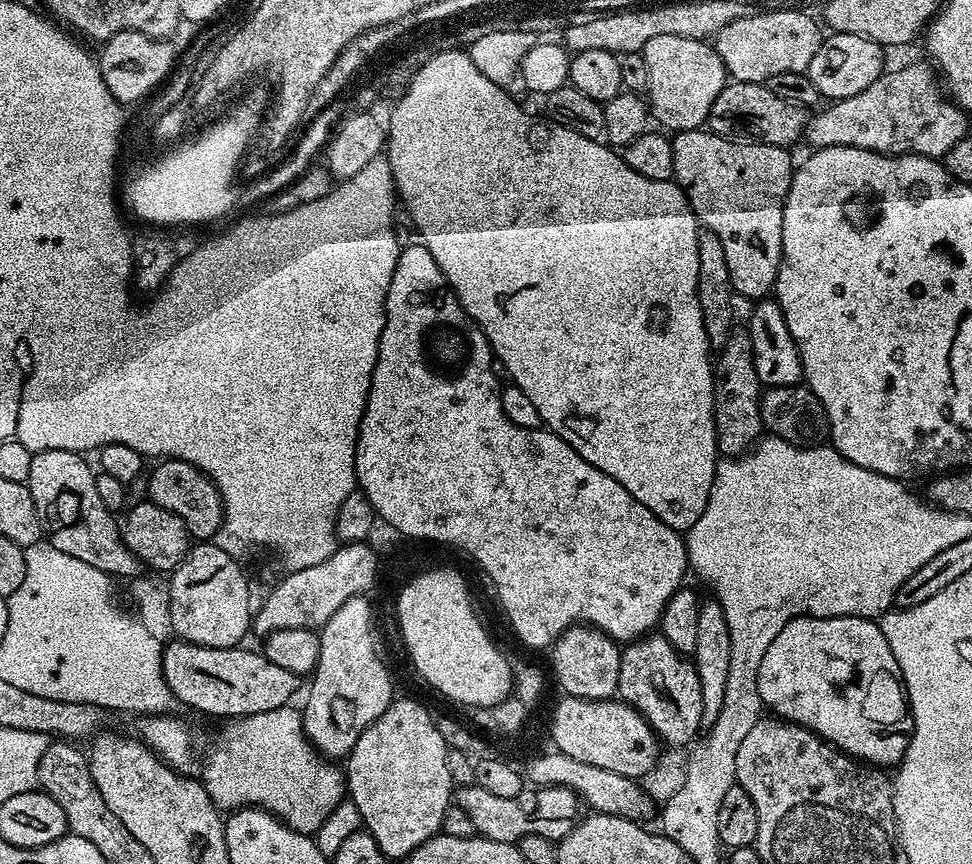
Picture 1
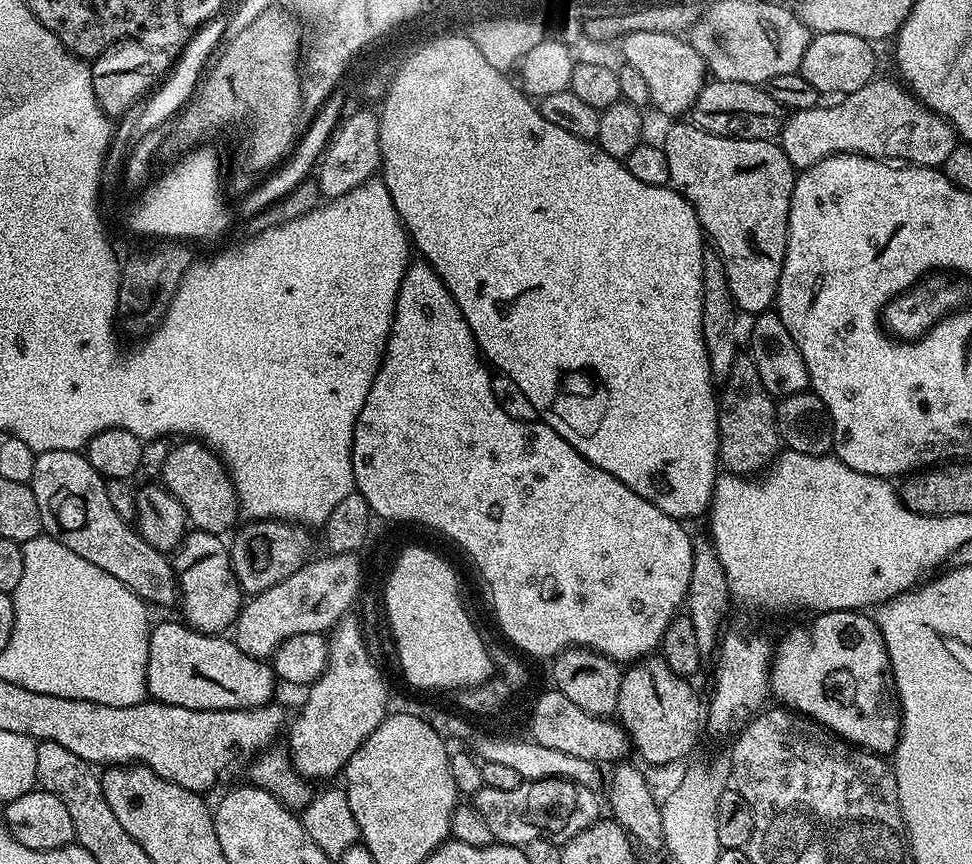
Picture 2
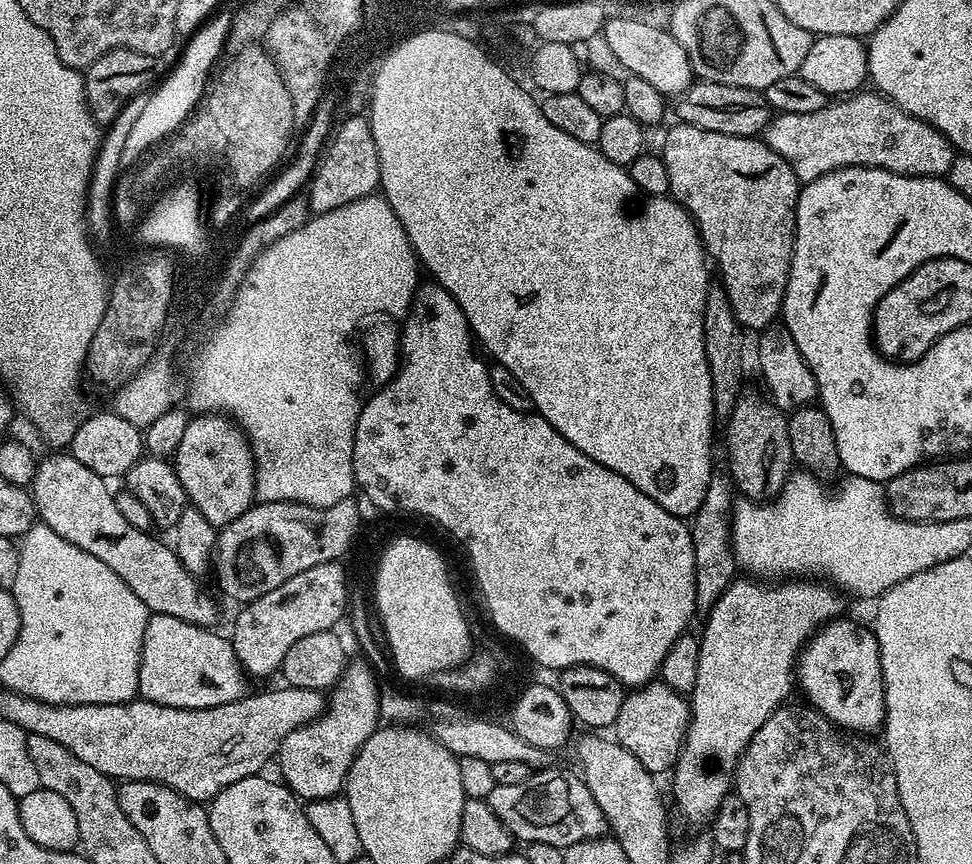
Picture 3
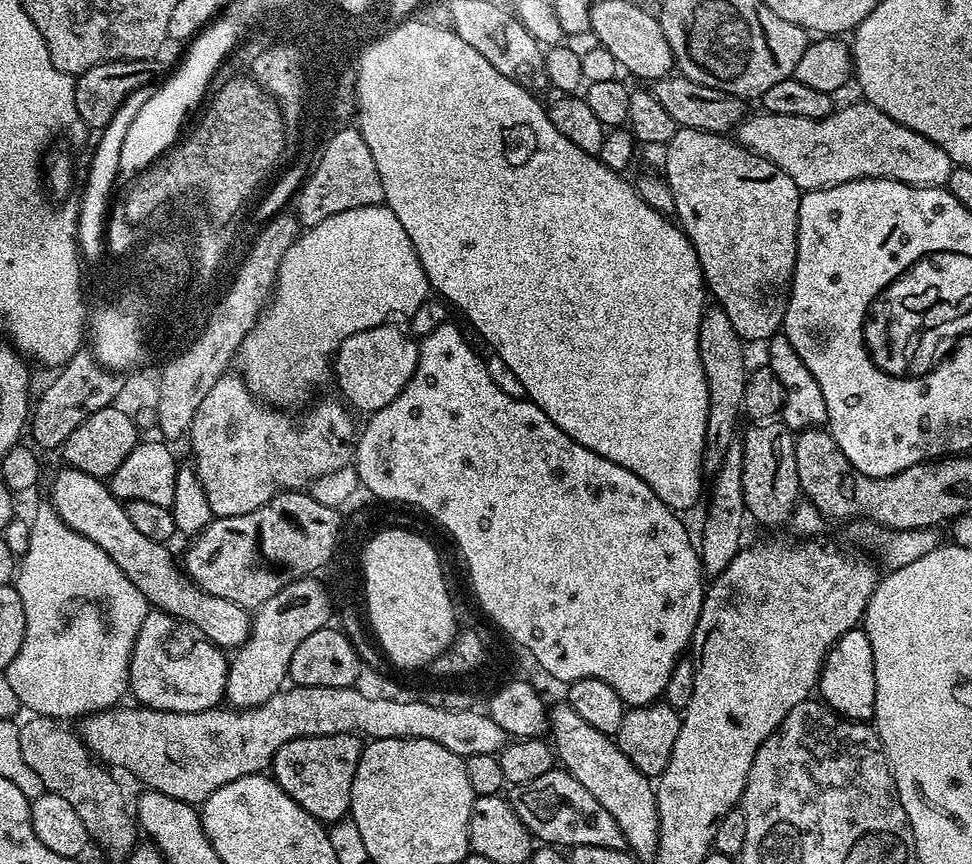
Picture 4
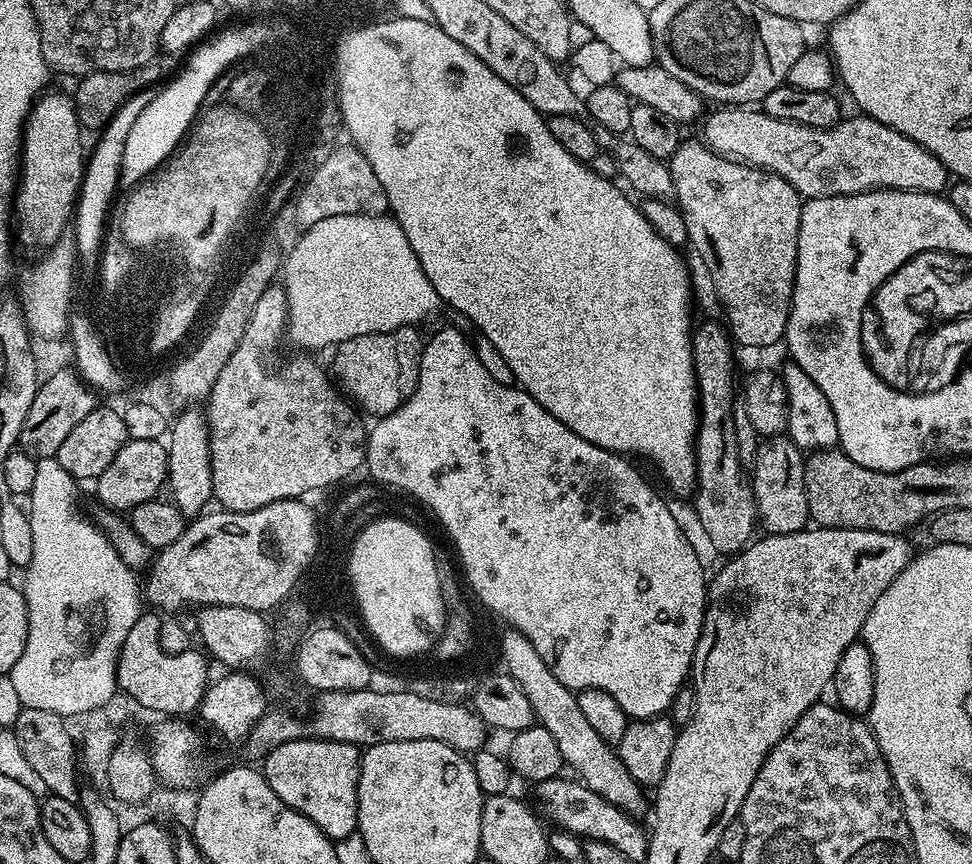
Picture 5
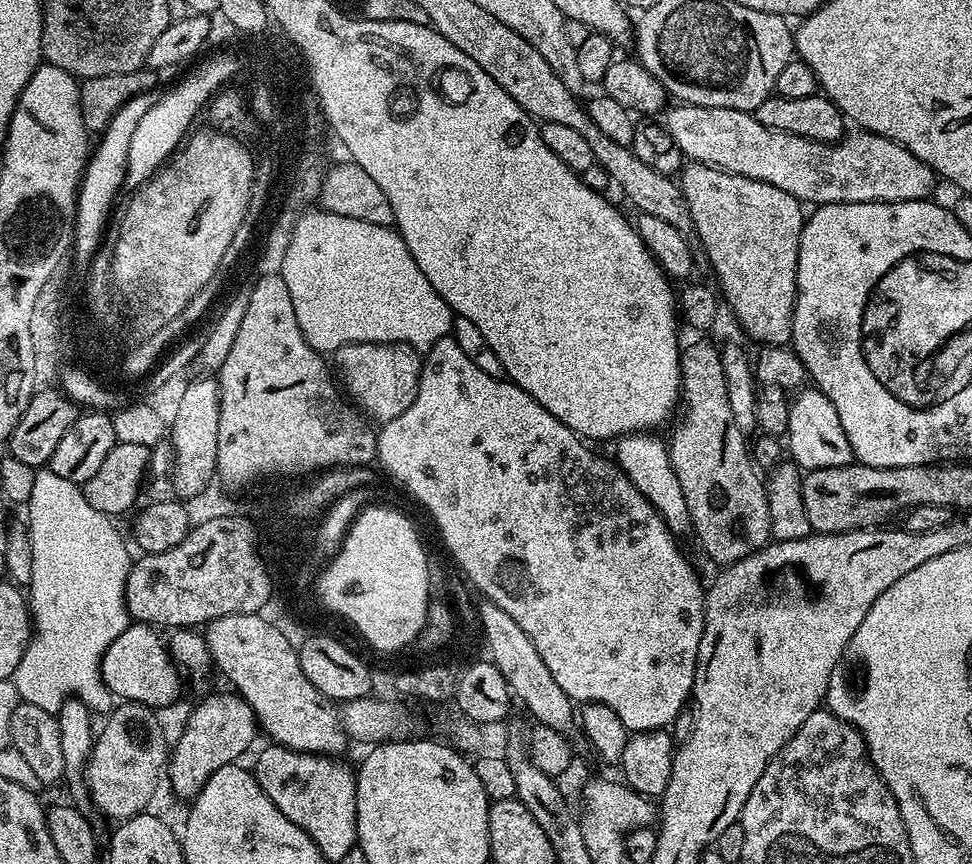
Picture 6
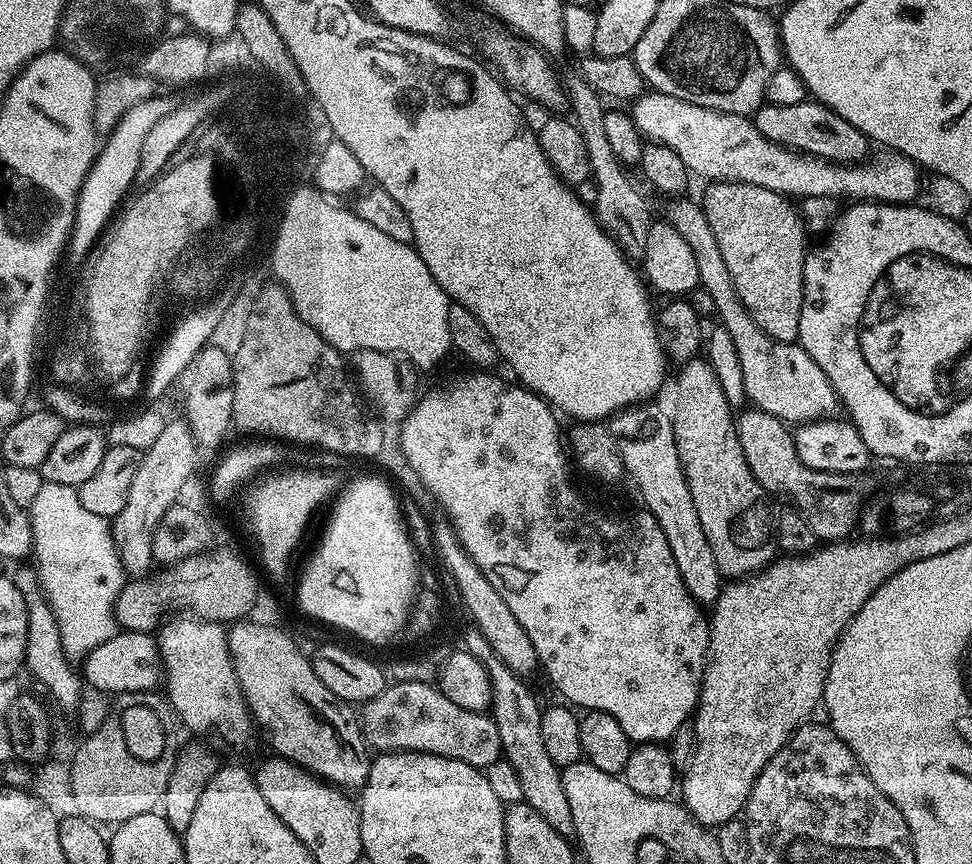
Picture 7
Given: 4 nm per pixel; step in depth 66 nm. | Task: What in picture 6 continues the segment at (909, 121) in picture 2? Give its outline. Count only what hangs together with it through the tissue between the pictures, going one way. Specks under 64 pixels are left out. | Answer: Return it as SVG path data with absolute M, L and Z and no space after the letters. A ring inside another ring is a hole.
M683 102L675 106L663 113L662 123L675 147L689 161L770 182L770 186L786 190L808 206L927 200L938 183L936 173L922 158L914 158L906 146L876 132L856 130L853 136L845 135L835 144L823 144L798 134L770 130L750 112Z

